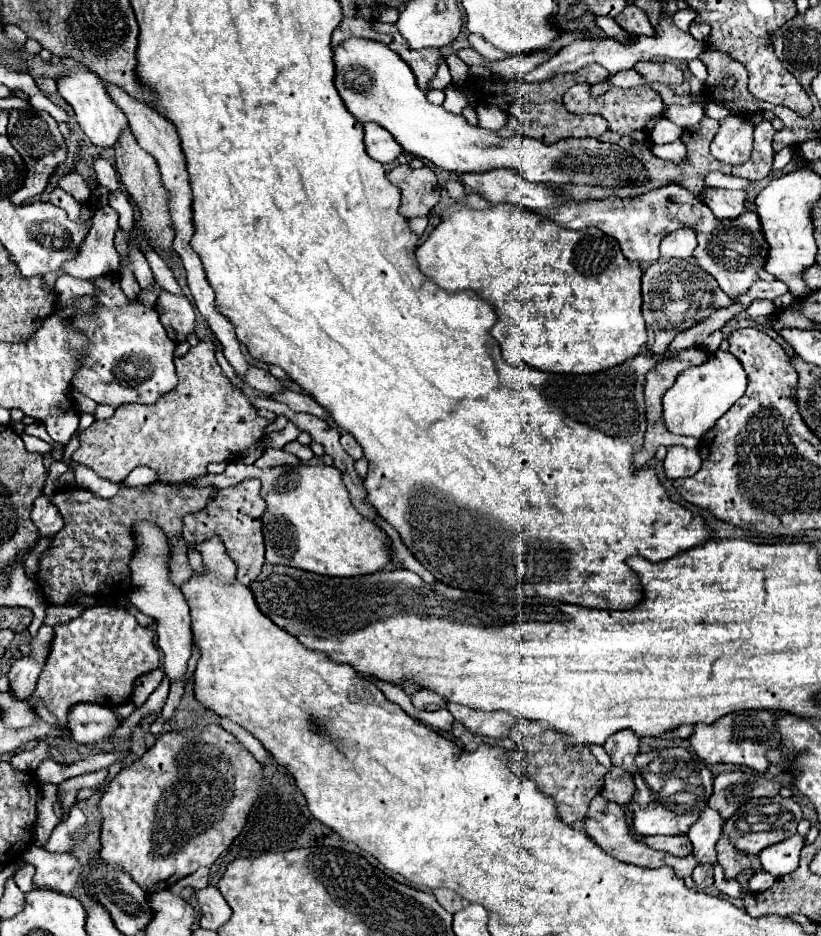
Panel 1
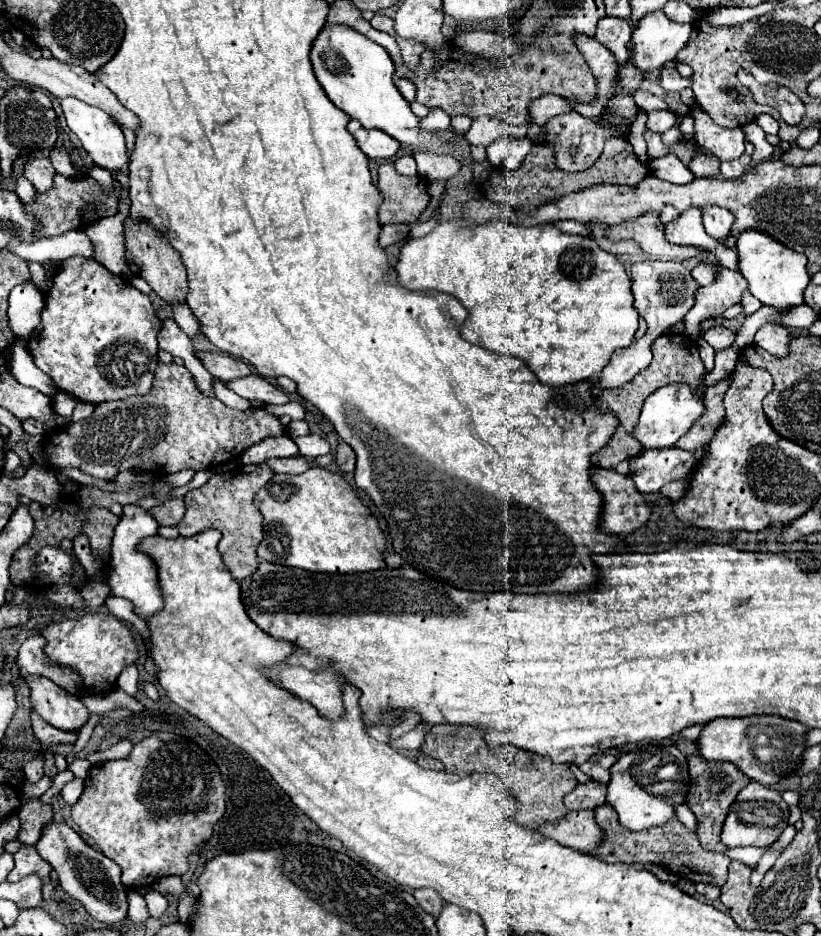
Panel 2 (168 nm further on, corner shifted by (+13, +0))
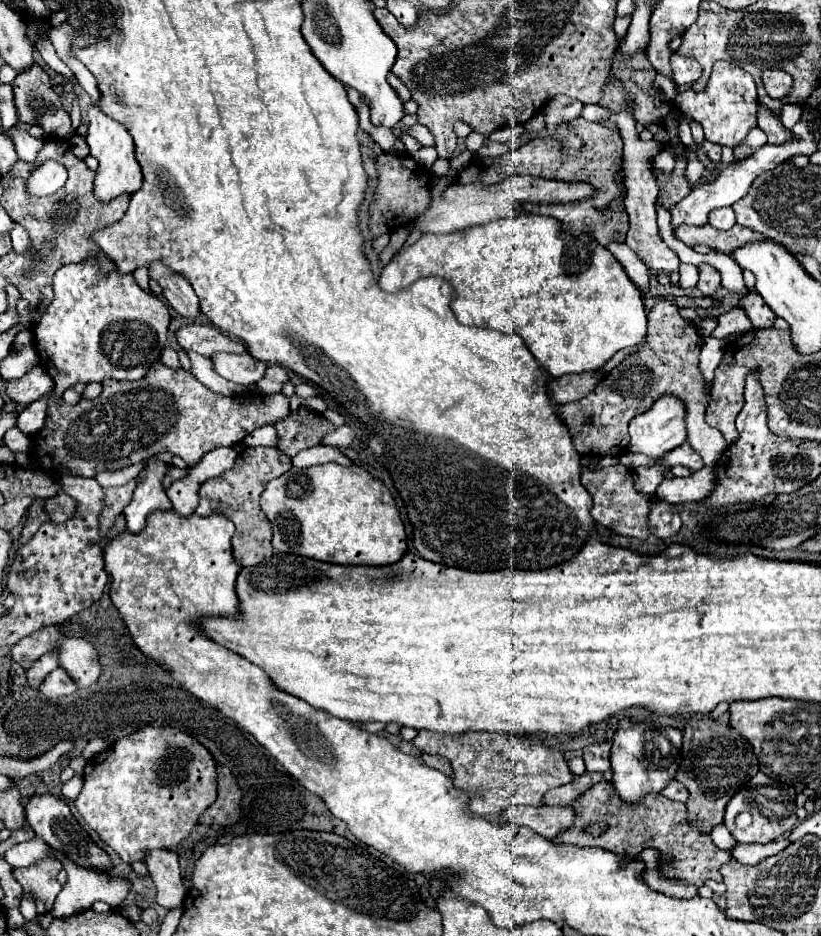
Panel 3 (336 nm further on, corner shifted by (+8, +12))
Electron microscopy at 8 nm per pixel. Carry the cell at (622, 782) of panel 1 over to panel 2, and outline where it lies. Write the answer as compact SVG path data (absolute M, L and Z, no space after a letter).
M590 780L586 784L578 784L566 798L564 806L570 810L594 810L600 804L604 804L606 796L606 784L600 784L596 780Z

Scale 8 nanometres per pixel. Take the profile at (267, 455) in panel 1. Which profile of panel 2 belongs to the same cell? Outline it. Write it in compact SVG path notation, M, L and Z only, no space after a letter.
M294 456L294 458L270 458L266 460L266 464L274 470L274 472L286 472L286 474L302 474L304 470L308 470L308 462L302 456Z

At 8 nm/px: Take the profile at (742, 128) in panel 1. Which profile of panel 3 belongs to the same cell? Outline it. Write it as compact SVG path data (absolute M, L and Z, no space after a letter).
M719 60L713 66L713 72L709 76L705 90L703 92L683 90L677 94L675 104L681 108L681 112L687 118L697 120L703 126L707 140L721 146L735 148L737 144L743 142L743 138L755 126L758 111L757 87L749 72L737 68L731 62Z

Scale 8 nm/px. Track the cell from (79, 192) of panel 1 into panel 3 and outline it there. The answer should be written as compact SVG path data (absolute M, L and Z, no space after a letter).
M11 126L11 128L7 130L7 134L9 134L9 138L11 138L13 144L15 144L15 152L17 152L17 156L19 156L21 160L25 160L25 162L35 164L37 152L41 150L43 142L41 142L39 138L33 138L29 132L19 130L17 126Z

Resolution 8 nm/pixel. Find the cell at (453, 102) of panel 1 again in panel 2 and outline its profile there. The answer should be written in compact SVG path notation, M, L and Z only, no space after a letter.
M434 108L428 112L428 116L422 120L422 128L432 128L438 132L444 132L450 128L450 116L442 108Z

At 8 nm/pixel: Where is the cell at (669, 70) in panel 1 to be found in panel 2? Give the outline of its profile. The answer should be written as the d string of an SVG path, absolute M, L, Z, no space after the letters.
M662 68L660 76L658 76L658 84L660 84L666 92L672 92L672 90L680 92L680 90L684 90L686 86L690 86L692 82L686 80L686 78L682 78L676 68Z

